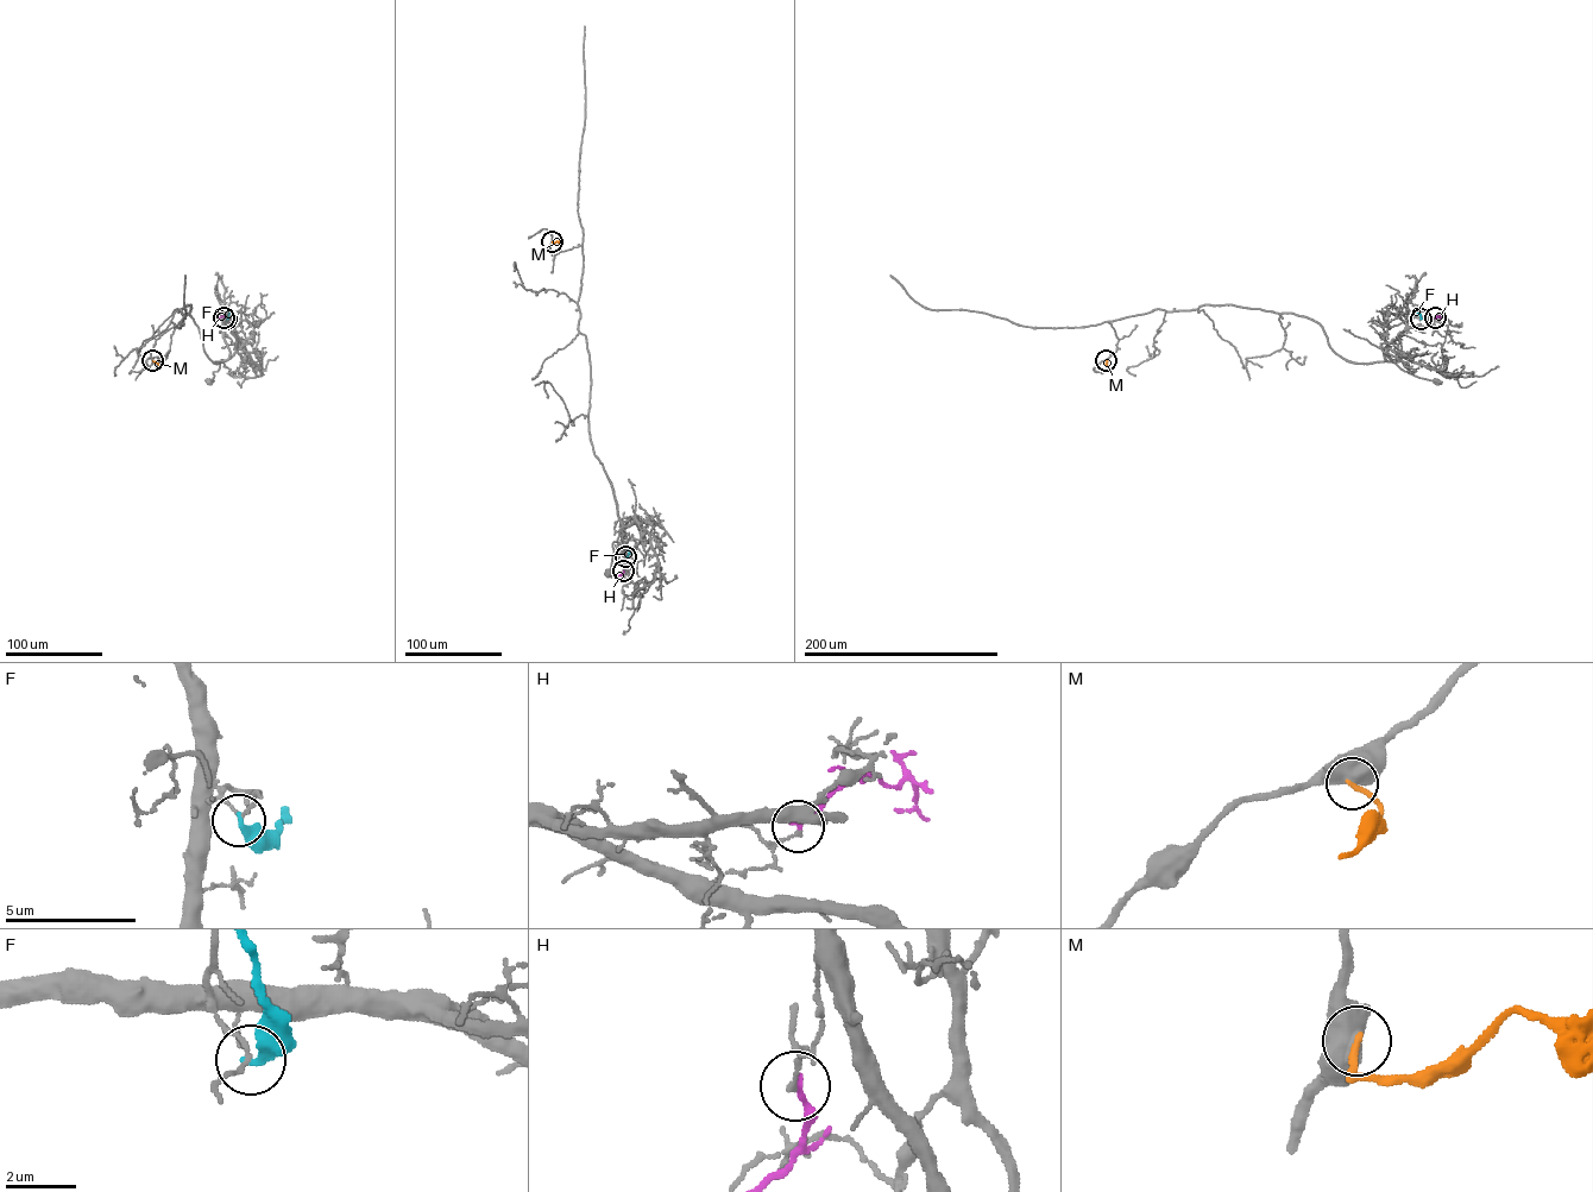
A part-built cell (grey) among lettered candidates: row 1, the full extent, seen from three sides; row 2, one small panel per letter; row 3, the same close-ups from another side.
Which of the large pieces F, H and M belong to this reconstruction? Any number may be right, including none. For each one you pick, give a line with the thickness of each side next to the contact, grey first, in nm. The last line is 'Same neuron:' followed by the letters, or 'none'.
Same neuron: none

